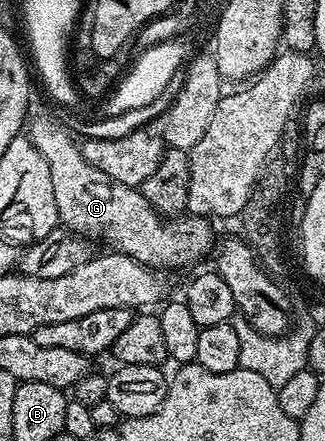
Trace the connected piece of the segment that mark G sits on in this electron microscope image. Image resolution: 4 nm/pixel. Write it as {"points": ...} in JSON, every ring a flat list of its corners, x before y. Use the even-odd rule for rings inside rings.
{"points":[[47,117,33,121,29,125,29,136,37,151,45,155,45,163,49,163,59,220,70,232,88,239,100,237,107,244,104,246,129,255,137,263,156,271,187,269,202,257,212,256,217,236,211,230,212,222,208,218,180,215,171,220,164,219,138,188,109,179,109,175,97,171,97,167,87,162,80,142,74,136,71,138,57,122]]}

